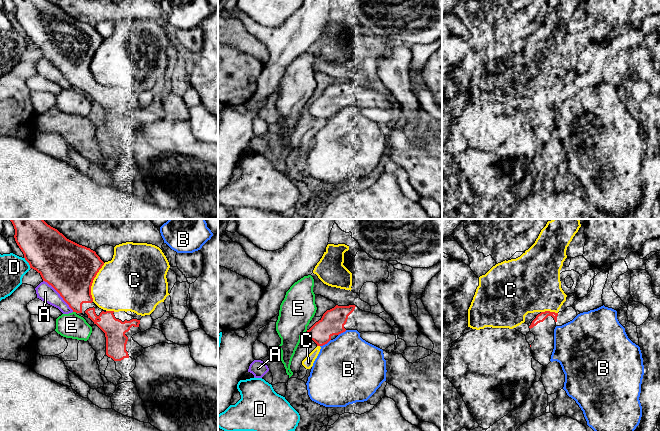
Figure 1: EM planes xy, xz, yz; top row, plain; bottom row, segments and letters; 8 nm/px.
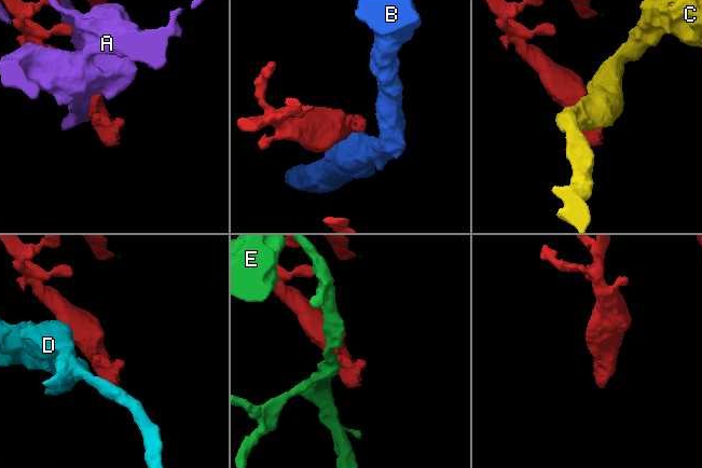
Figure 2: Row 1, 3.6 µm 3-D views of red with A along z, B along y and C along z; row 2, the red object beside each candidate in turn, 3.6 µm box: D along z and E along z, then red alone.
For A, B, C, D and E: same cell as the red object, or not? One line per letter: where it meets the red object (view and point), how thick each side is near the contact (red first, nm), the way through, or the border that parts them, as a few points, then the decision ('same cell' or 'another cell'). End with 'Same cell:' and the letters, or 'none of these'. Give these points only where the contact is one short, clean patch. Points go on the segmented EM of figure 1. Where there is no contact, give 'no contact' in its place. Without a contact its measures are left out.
A: contact xy (60, 295); calibres 420 and 140 nm; another cell
B: contact xz (325, 343); calibres 190 and 480 nm; another cell
C: contact xy (92, 282); calibres 420 and 440 nm; another cell
D: contact xy (27, 261); calibres 360 and 200 nm; border xy (24, 257), (30, 267); another cell
E: contact xy (75, 311); calibres 300 and 200 nm; border xy (73, 311), (76, 312); another cell
Same cell: none of these

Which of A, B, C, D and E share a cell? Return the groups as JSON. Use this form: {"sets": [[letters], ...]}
{"sets": [["A"], ["B"], ["C"], ["D"], ["E"]]}

